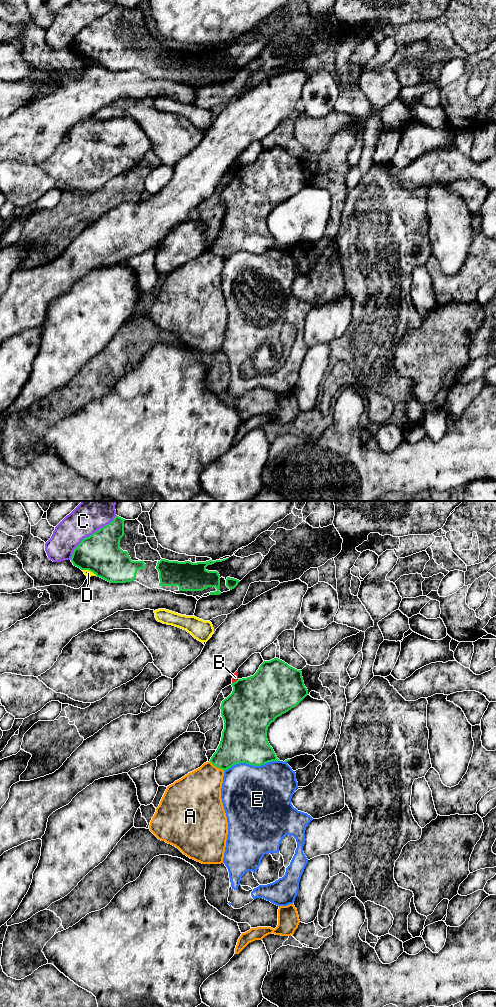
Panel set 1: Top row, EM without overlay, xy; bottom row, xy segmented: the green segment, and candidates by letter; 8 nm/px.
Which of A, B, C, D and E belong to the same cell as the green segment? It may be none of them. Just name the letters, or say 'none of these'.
A

